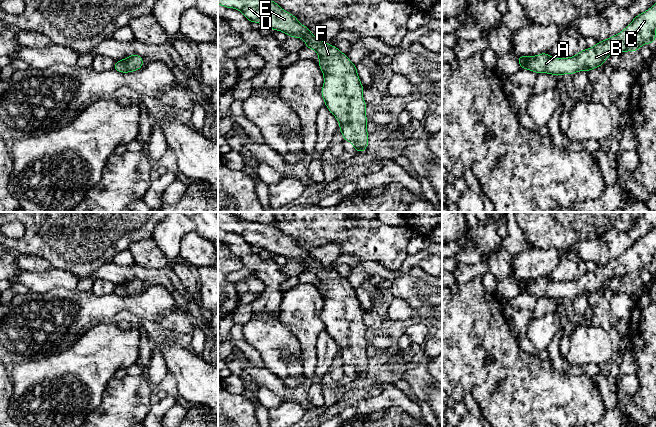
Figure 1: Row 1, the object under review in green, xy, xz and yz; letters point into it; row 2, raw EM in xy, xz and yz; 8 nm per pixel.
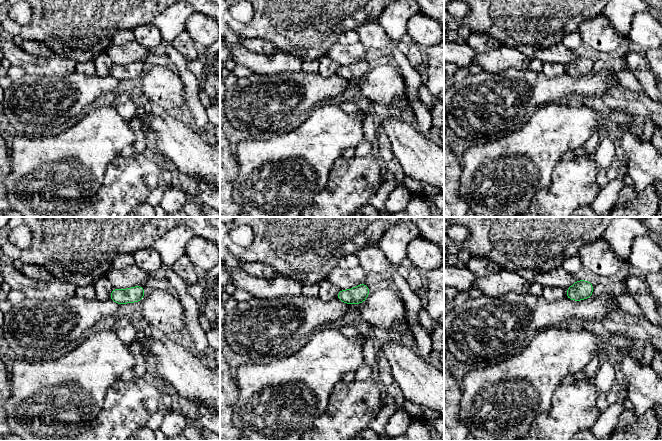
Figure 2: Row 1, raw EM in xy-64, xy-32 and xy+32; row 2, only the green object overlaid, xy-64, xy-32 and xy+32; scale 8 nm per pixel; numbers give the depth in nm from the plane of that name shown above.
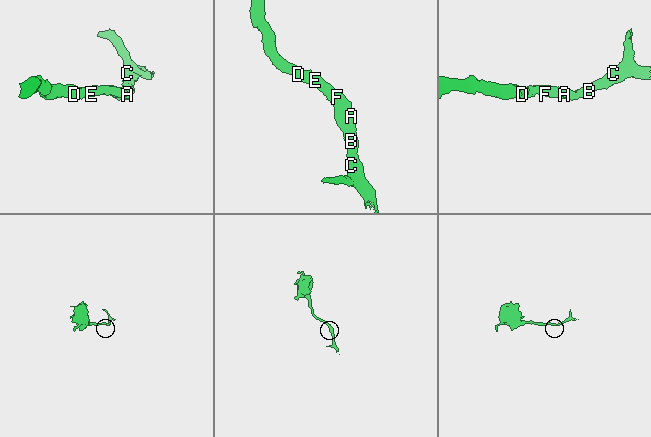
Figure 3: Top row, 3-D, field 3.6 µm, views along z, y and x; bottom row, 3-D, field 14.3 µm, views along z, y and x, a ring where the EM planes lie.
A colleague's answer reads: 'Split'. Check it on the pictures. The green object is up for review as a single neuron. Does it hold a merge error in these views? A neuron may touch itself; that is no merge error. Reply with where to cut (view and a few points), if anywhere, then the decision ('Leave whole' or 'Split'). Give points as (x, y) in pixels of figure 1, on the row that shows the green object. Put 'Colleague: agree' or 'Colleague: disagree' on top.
Colleague: disagree
No split. Leave whole

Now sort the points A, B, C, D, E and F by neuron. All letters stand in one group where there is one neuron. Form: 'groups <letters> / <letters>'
groups A B C D E F

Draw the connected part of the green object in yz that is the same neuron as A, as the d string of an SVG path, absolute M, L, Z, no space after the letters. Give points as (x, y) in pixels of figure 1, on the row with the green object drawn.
M656 3L647 11L634 17L634 20L619 34L597 42L593 48L581 50L569 58L550 57L546 52L537 56L520 56L517 60L521 69L555 76L588 72L606 62L606 57L625 51L636 51L644 44L652 44L656 39Z

